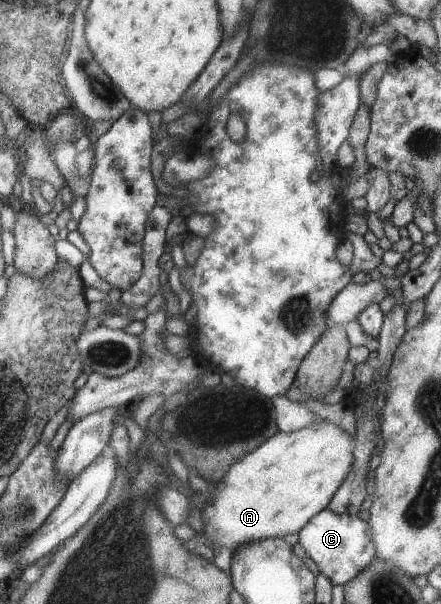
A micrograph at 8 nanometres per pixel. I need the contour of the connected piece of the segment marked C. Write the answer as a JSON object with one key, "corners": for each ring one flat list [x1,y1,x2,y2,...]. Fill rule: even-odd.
{"corners":[[327,507,313,514,312,518,298,531,298,542,304,549,305,556,313,560,319,572,326,576,333,585,343,585,368,566,374,554,374,546,370,537,370,526,368,522,362,521,356,516,340,515,330,512]]}

